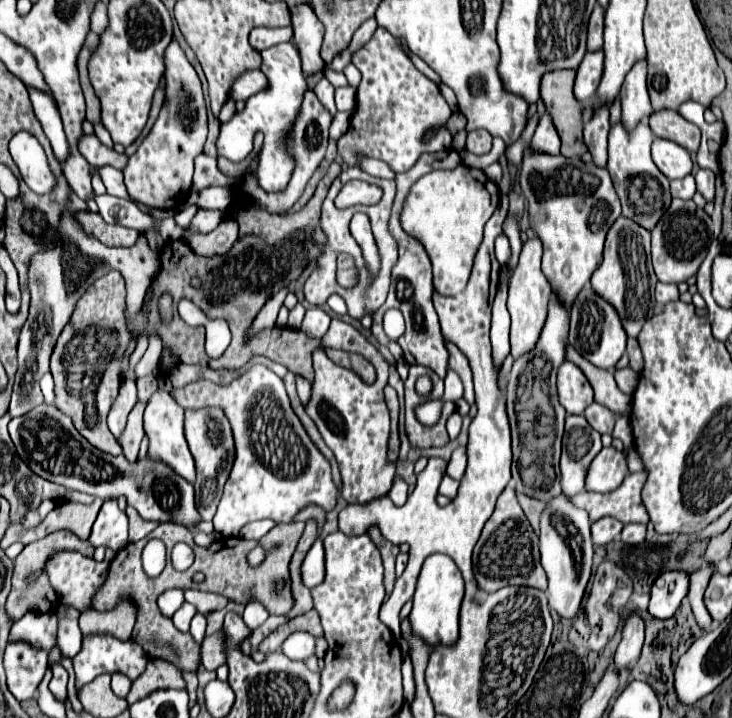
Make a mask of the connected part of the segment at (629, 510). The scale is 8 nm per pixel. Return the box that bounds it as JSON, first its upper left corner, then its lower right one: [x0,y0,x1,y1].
[573,473,649,523]

